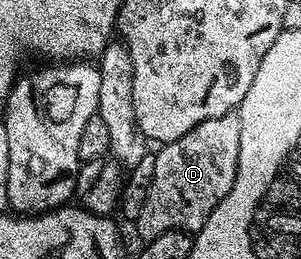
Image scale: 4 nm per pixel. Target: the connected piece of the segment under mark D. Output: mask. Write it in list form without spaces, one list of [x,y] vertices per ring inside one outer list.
[[[237,114],[199,122],[183,138],[162,144],[155,152],[155,178],[147,190],[147,202],[135,221],[135,228],[148,242],[164,232],[196,234],[207,222],[211,210],[231,190],[239,166],[239,130],[241,117]]]

